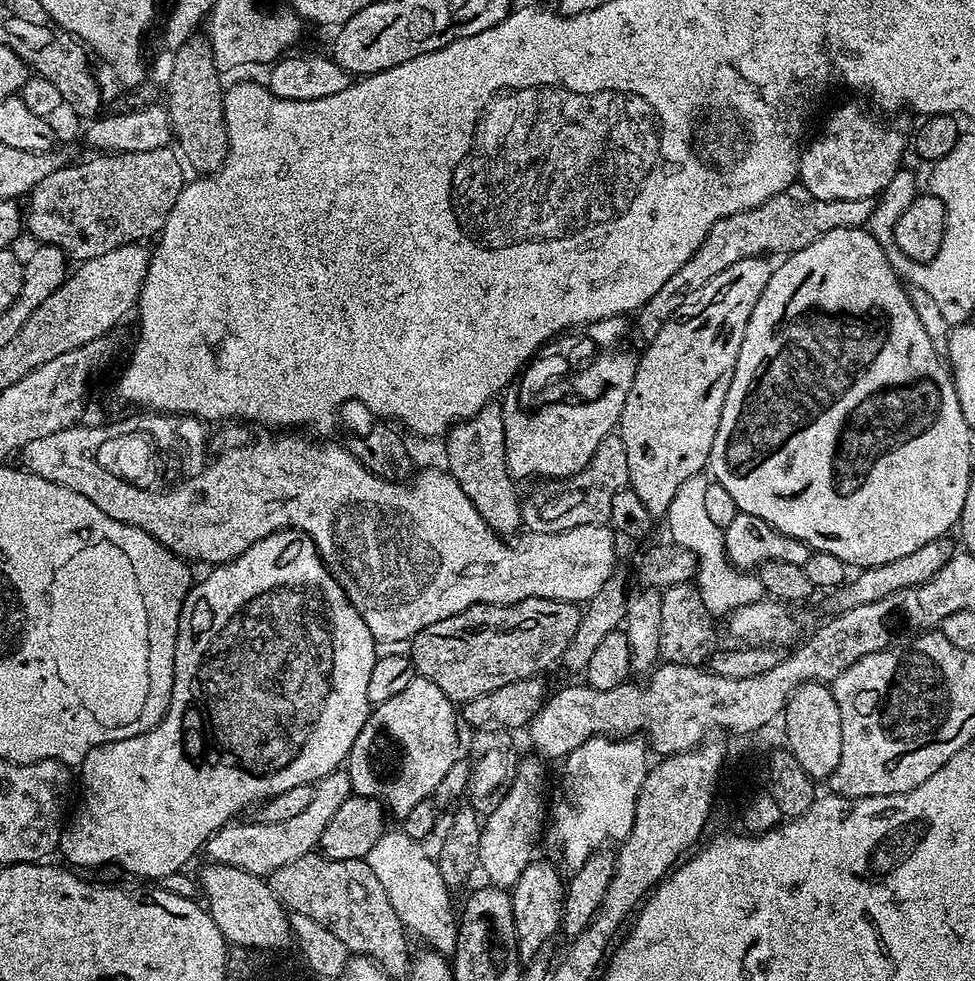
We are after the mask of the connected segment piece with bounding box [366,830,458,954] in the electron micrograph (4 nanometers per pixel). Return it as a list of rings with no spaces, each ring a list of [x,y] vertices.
[[[402,830],[385,831],[382,838],[370,850],[366,857],[370,870],[374,870],[378,882],[382,882],[382,890],[386,890],[386,898],[390,898],[390,906],[398,914],[405,929],[413,937],[425,940],[427,947],[433,952],[451,954],[456,950],[456,929],[458,927],[458,908],[452,905],[453,893],[442,882],[442,874],[438,870],[435,859],[424,849],[419,840],[412,840]]]

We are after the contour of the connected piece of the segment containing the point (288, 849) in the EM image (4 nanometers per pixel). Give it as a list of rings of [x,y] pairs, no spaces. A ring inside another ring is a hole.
[[[337,770],[331,772],[329,776],[322,777],[315,785],[314,799],[310,802],[310,806],[306,806],[306,810],[302,810],[302,814],[288,819],[287,822],[274,822],[273,824],[229,822],[216,831],[207,844],[204,845],[202,849],[203,855],[208,855],[207,859],[213,864],[234,866],[238,870],[246,870],[255,876],[271,877],[273,872],[277,872],[282,866],[286,866],[286,862],[294,862],[294,858],[309,855],[319,845],[322,830],[326,830],[326,822],[330,822],[330,818],[334,818],[338,806],[342,806],[342,802],[346,802],[346,798],[351,795],[353,795],[353,790],[352,784],[348,781],[347,771]]]

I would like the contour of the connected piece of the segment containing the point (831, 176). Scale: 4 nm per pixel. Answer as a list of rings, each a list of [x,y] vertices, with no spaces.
[[[844,104],[841,108],[836,108],[832,112],[832,117],[824,124],[824,129],[820,132],[820,137],[812,145],[805,147],[800,153],[800,163],[798,165],[798,180],[804,184],[810,194],[819,200],[841,200],[842,198],[854,198],[855,200],[870,200],[879,197],[884,188],[890,186],[891,179],[894,178],[897,171],[902,168],[902,159],[904,156],[904,136],[892,124],[883,124],[880,120],[871,120],[862,109],[856,104]]]

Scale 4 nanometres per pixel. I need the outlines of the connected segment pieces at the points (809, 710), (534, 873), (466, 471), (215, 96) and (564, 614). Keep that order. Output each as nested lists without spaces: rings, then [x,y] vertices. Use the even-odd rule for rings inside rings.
[[[821,681],[799,686],[782,714],[788,751],[815,780],[829,779],[841,761],[842,718],[831,687]]]
[[[540,858],[533,859],[526,870],[522,870],[522,878],[518,878],[516,887],[511,889],[512,922],[516,927],[516,948],[521,961],[539,957],[540,947],[561,927],[566,880],[560,877],[561,869],[557,868]]]
[[[496,402],[490,403],[482,410],[478,410],[478,414],[474,414],[468,420],[463,420],[461,424],[456,424],[446,433],[442,447],[447,456],[447,471],[452,473],[458,486],[462,486],[462,494],[466,494],[466,498],[470,498],[470,502],[474,502],[474,510],[478,510],[478,514],[482,514],[482,518],[492,527],[497,536],[501,538],[515,537],[522,528],[520,518],[522,496],[521,493],[516,493],[516,488],[512,485],[514,477],[508,471],[508,463],[506,462],[506,430],[504,429],[503,407]]]
[[[197,32],[173,53],[174,60],[164,98],[173,135],[183,159],[201,175],[213,175],[224,167],[229,136],[224,118],[224,85],[213,58],[207,33]]]
[[[526,598],[513,604],[475,604],[412,637],[412,665],[453,702],[467,702],[498,686],[544,674],[564,655],[581,619],[581,609],[571,600]]]

